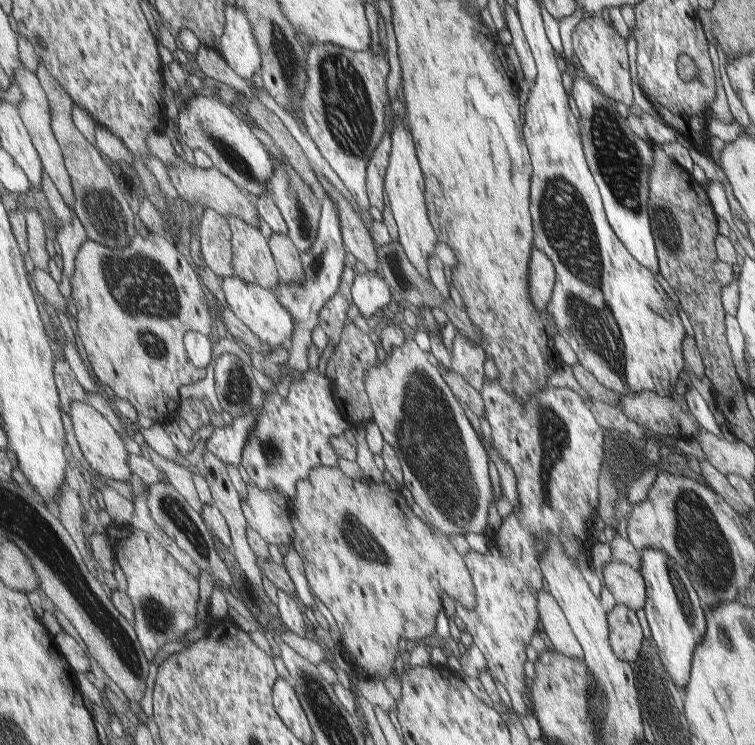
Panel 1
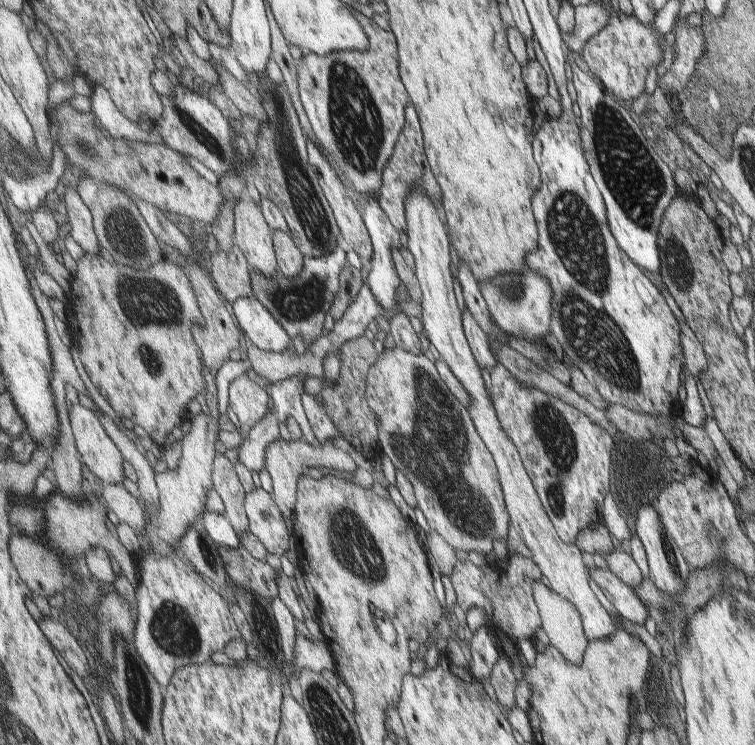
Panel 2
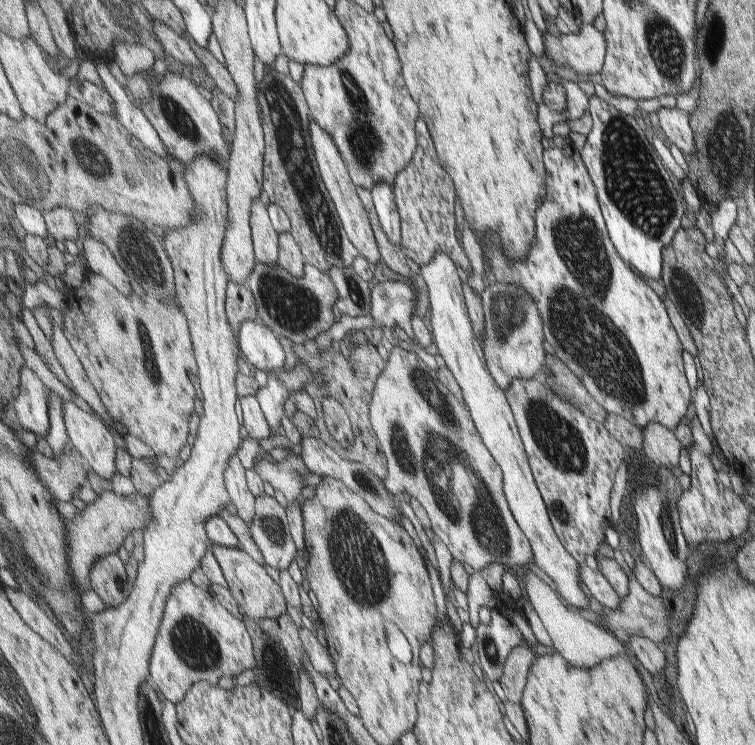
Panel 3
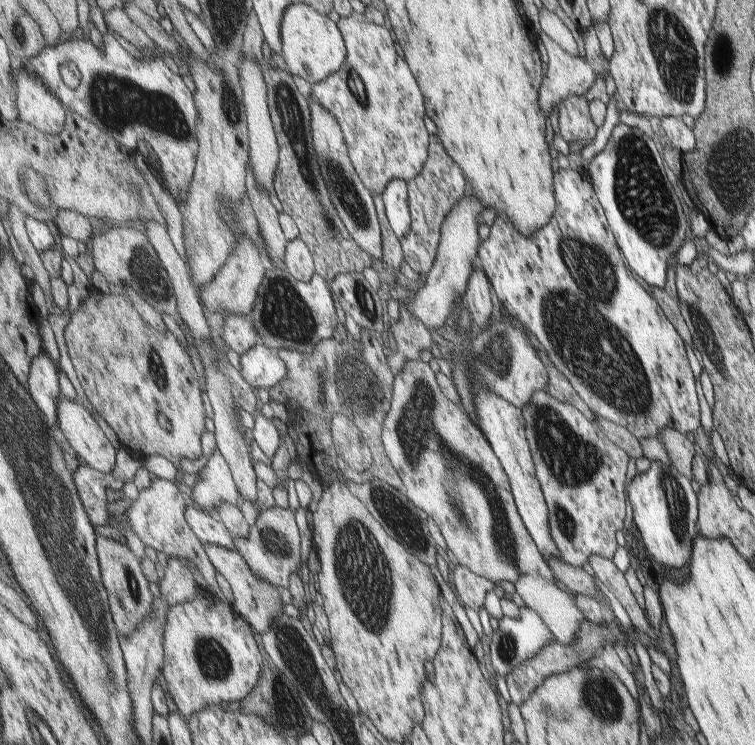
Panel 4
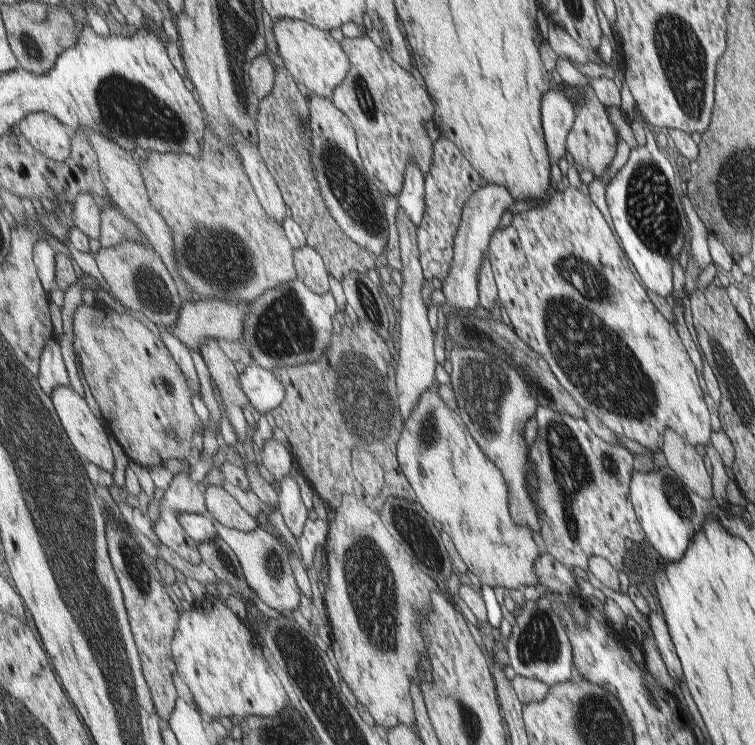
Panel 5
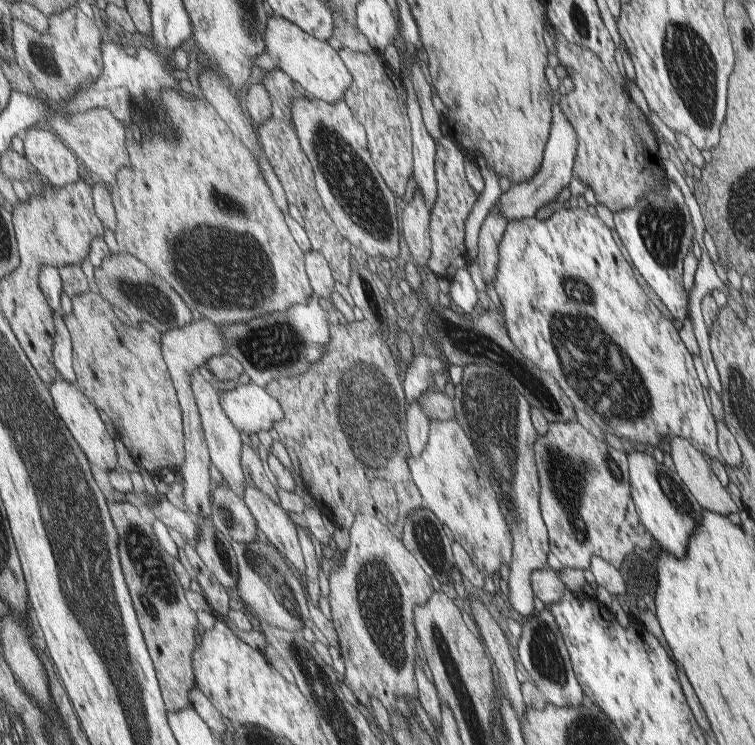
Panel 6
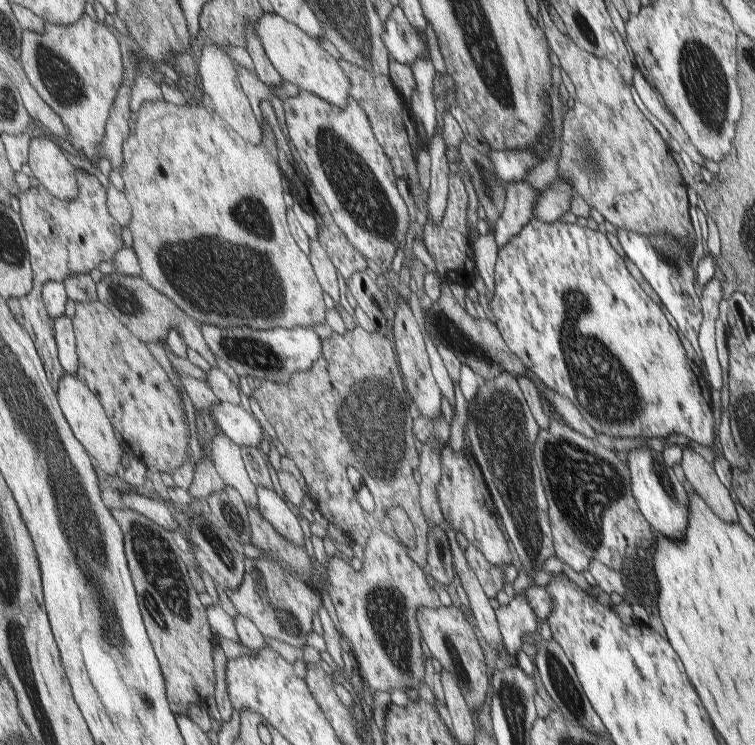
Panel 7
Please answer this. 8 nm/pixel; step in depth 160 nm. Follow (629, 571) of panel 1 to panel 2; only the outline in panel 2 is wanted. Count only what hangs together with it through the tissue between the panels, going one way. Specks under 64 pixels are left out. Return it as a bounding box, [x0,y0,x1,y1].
[591,567,648,625]

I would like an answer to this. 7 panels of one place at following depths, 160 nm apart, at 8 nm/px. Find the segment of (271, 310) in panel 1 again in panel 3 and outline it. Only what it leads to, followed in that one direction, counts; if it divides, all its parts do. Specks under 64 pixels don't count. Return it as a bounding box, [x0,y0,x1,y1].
[238,318,286,372]

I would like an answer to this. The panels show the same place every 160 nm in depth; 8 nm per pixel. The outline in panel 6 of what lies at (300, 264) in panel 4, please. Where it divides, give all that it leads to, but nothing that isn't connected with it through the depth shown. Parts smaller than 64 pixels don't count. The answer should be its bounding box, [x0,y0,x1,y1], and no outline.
[306,251,335,300]

